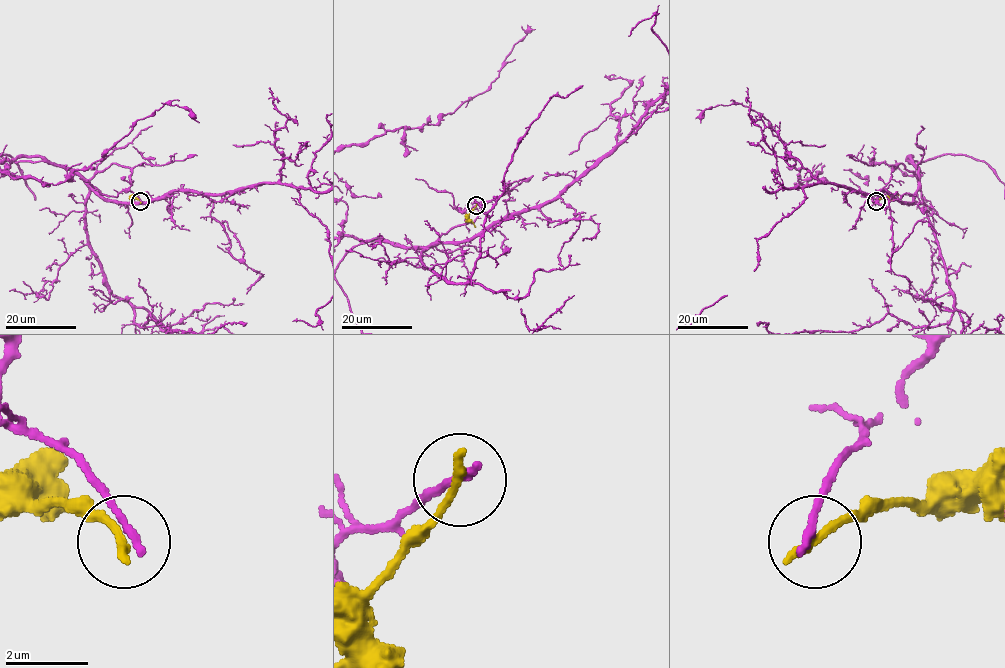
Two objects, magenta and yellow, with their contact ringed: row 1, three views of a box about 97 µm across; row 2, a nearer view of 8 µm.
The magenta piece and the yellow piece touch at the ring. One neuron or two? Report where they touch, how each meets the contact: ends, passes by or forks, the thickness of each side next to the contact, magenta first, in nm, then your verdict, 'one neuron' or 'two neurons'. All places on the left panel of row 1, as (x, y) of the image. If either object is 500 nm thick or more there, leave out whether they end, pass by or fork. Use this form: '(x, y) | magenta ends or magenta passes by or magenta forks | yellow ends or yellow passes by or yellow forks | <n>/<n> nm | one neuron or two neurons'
(140, 201) | magenta ends | yellow ends | 220/260 nm | two neurons

